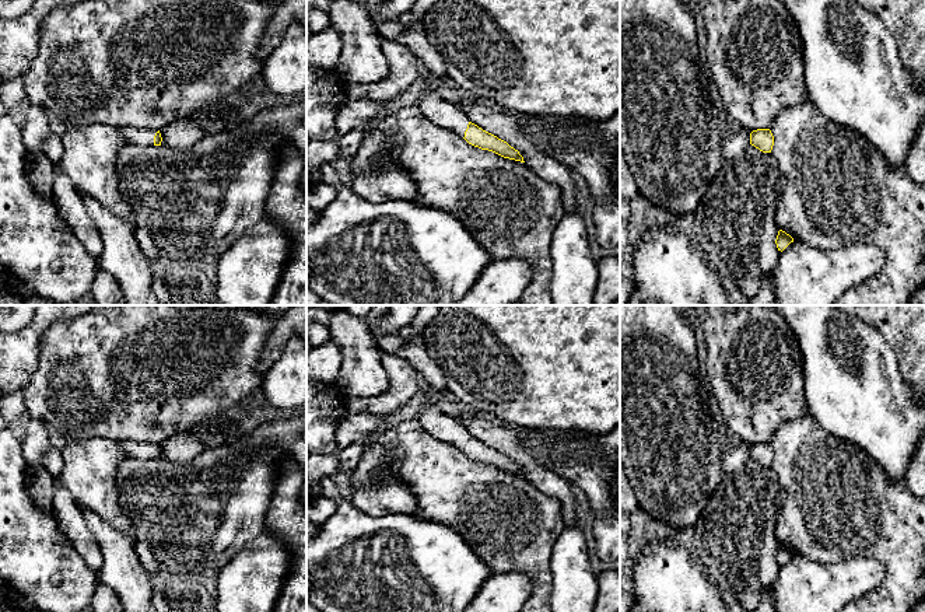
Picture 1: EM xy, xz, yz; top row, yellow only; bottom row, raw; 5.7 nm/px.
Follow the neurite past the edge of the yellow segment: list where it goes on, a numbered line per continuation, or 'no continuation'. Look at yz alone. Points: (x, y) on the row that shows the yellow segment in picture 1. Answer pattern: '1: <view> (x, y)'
no continuation

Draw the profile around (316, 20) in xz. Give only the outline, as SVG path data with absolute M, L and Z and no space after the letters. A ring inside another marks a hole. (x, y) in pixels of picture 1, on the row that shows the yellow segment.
M318 7L306 8L306 27L312 34L320 32L330 27L327 11L322 11Z

